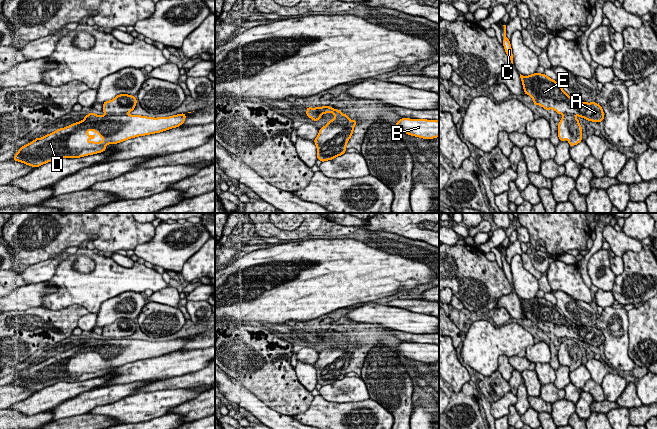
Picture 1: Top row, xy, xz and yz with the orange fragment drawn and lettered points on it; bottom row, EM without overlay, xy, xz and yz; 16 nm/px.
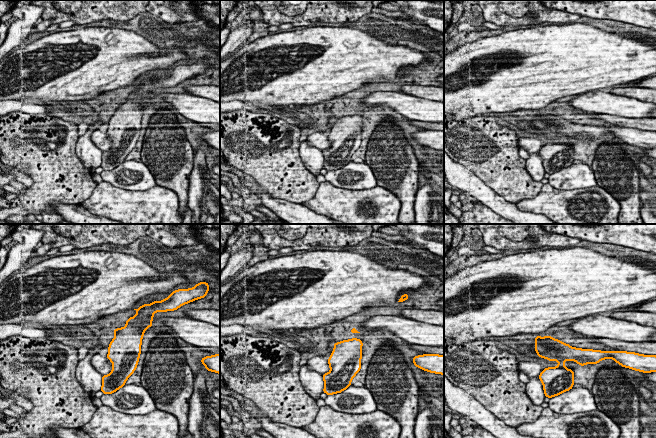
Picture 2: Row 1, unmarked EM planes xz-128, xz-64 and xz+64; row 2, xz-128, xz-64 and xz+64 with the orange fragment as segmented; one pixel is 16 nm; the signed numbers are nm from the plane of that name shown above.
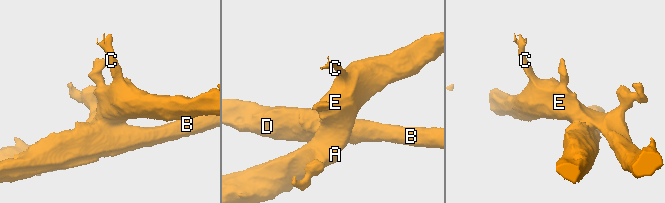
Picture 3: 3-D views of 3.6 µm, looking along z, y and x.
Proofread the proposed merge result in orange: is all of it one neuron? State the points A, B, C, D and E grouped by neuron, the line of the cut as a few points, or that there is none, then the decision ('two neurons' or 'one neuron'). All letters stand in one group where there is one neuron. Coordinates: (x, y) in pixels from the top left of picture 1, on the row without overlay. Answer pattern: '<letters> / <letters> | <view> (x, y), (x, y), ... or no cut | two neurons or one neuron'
A C E / B D | xz (334, 342), (347, 344), (354, 348) | two neurons

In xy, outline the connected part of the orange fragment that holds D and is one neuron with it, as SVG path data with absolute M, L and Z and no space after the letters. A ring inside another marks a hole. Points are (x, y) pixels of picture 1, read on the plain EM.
M91 336L82 345L21 370L12 383L39 391L58 382L79 382L101 377L106 374L108 368L117 368L134 361L179 351L185 342L185 337L153 342L125 338L96 339ZM96 356L103 365L88 366L88 362L96 362Z

